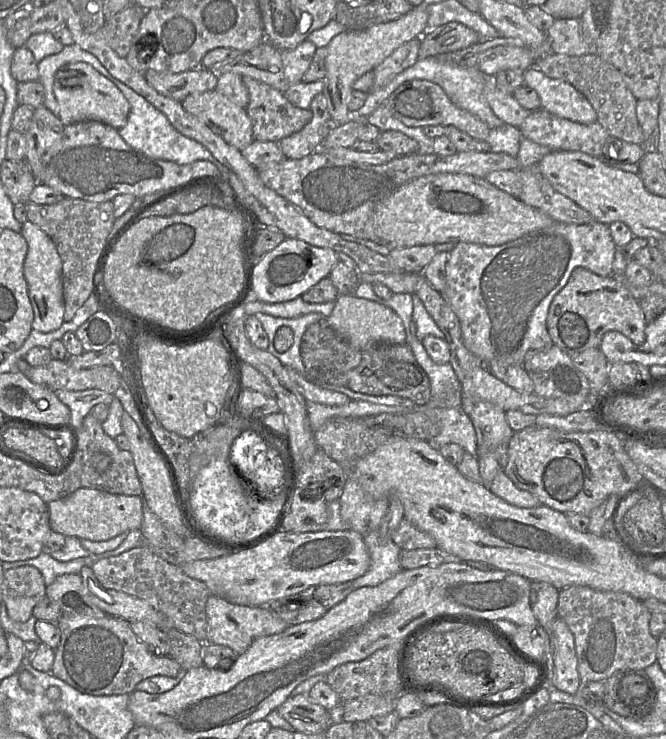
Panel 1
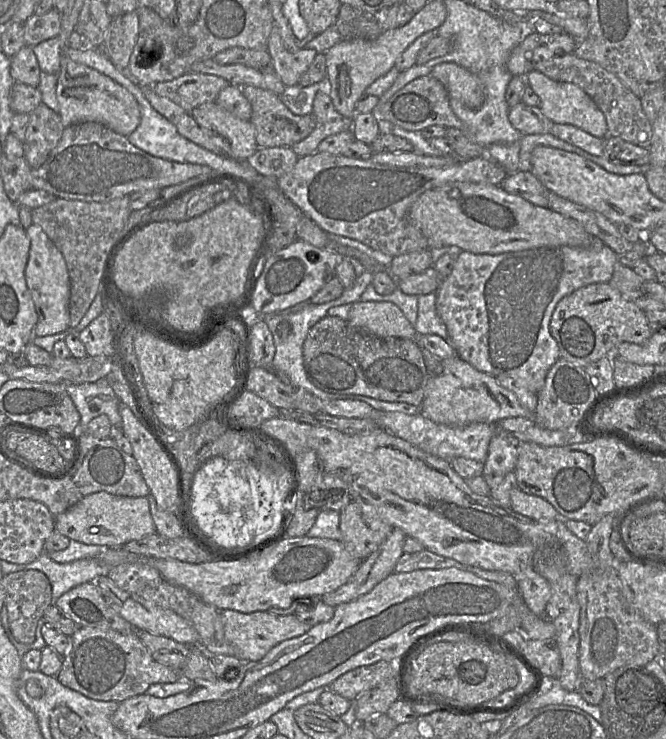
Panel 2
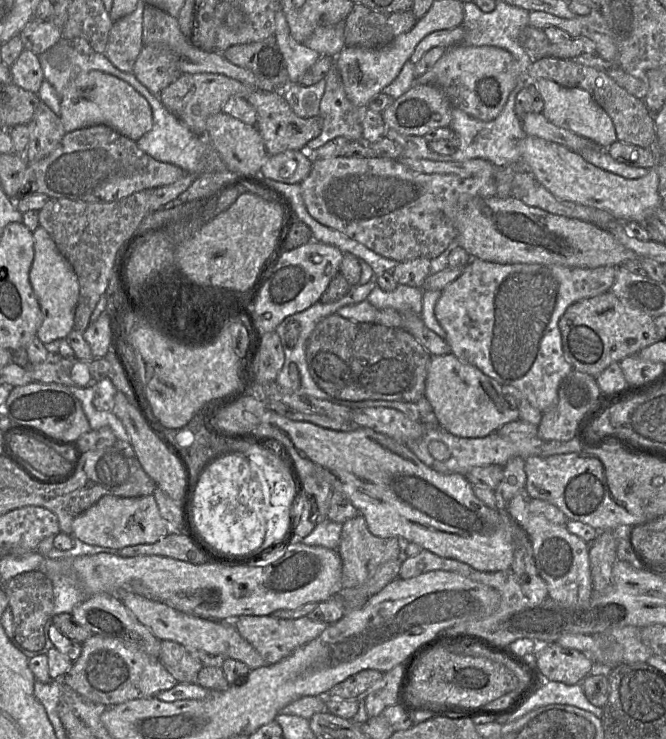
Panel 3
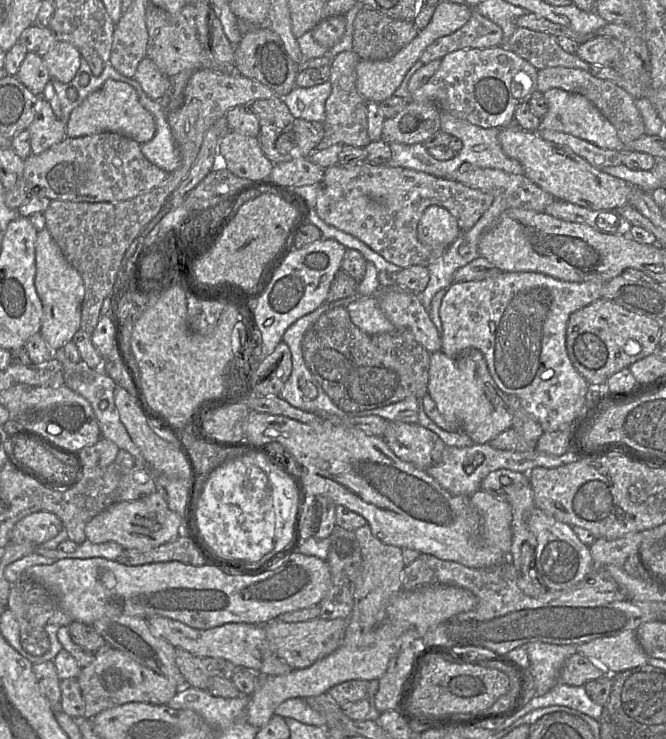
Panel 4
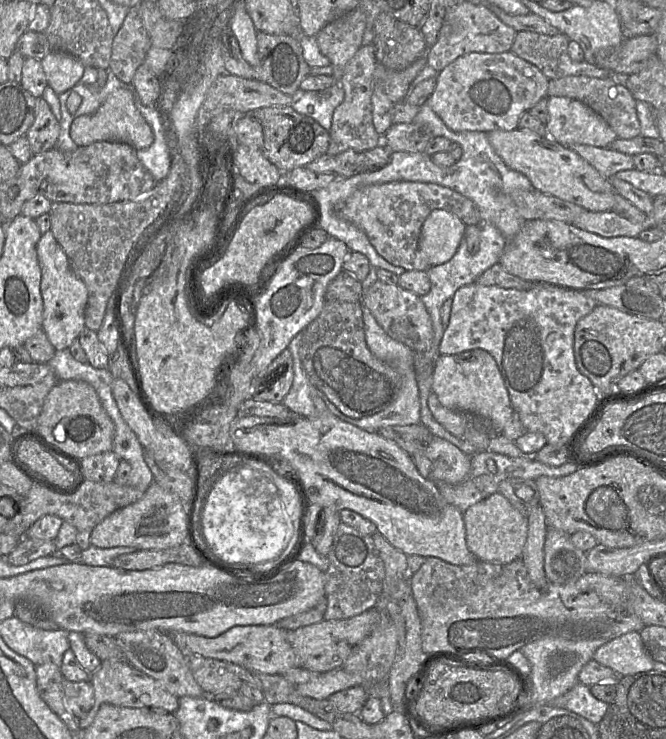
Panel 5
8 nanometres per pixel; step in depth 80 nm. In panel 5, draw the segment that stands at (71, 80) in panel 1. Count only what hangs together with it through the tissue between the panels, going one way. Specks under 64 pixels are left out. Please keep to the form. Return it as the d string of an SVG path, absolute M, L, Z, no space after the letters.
M119 88L107 96L94 114L76 117L70 128L70 135L77 146L88 146L94 142L124 142L136 150L148 148L154 141L152 128L134 103L130 90Z

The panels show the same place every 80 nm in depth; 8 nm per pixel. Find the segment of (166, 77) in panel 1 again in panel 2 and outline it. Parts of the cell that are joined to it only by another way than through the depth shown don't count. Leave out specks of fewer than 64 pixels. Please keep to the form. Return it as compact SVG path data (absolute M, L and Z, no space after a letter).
M187 72L174 80L156 83L153 89L191 114L202 104L216 102L219 93L229 84L216 75Z

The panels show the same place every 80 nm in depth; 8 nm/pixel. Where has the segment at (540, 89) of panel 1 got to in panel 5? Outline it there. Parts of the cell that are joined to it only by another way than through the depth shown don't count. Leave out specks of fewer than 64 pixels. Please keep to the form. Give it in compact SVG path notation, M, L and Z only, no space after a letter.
M548 96L546 99L548 136L562 146L583 144L608 148L617 138L608 123L586 104L567 97Z

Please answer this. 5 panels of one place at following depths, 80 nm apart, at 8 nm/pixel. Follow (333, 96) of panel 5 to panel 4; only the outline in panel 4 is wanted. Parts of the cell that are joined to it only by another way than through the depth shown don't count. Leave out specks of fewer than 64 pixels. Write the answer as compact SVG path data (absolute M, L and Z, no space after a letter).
M325 82L309 88L295 86L283 101L297 118L323 124L325 121L325 103L331 94L331 84Z

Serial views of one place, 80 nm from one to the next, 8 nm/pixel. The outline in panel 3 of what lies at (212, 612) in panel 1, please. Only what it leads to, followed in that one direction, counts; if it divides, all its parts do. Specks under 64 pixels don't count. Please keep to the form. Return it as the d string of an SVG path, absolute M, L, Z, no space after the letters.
M239 616L231 620L240 636L250 643L268 664L274 664L289 656L298 647L318 637L328 626L308 617L282 619L268 616Z

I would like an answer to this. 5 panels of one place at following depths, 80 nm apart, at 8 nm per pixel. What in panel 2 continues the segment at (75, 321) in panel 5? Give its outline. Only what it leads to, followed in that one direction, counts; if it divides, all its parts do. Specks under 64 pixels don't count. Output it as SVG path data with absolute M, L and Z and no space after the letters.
M33 223L26 233L30 238L30 251L25 279L38 314L34 335L58 334L69 327L70 279L67 265L62 253L39 225Z

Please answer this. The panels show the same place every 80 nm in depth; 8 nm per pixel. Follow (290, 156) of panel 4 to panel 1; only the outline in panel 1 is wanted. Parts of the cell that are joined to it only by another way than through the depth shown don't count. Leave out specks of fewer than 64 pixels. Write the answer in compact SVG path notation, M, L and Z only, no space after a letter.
M245 76L242 80L249 94L246 111L253 123L254 139L278 143L281 139L300 131L312 119L311 109L294 106L283 92L251 77Z

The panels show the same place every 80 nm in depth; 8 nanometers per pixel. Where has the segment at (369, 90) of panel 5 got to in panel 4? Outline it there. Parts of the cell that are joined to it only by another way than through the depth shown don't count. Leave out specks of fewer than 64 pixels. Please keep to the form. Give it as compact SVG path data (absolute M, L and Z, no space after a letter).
M346 50L331 59L331 94L325 103L324 136L316 150L323 150L335 144L365 148L372 141L368 135L368 101L357 91L356 65L360 57L352 50Z

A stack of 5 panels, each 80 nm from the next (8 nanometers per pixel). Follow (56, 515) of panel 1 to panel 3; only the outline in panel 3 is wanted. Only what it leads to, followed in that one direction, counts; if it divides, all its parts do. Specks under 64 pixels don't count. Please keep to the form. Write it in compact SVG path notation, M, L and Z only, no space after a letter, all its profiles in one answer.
M106 495L74 519L70 536L89 545L119 550L126 546L155 543L168 534L168 522L161 517L153 495L131 498Z

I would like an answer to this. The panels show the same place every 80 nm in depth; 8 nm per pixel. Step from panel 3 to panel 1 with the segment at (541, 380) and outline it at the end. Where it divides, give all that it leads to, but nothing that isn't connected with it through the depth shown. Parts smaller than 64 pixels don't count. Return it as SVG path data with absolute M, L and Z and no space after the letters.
M555 221L546 228L498 246L458 242L449 252L446 284L441 295L457 315L463 343L472 354L485 365L497 362L523 366L529 351L554 345L546 325L549 307L573 270L584 268L599 276L611 276L615 251L608 225L600 222L568 224Z

